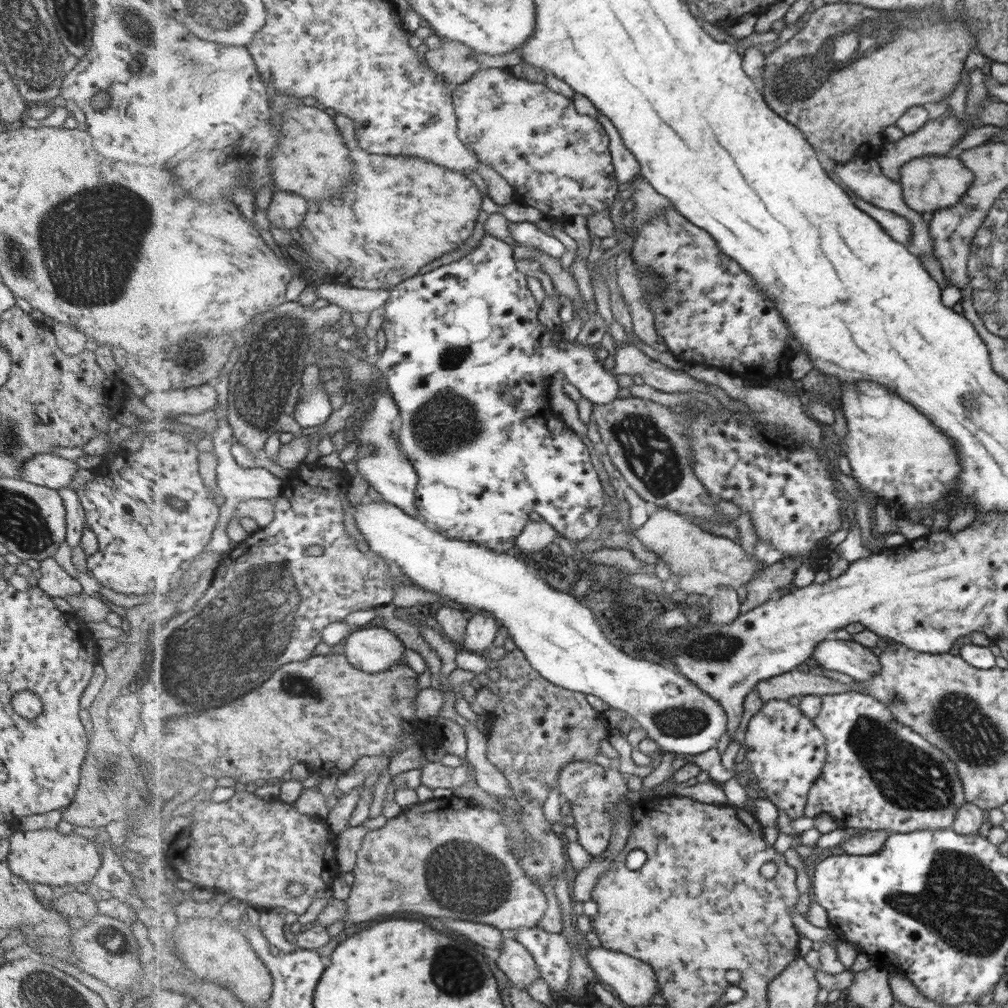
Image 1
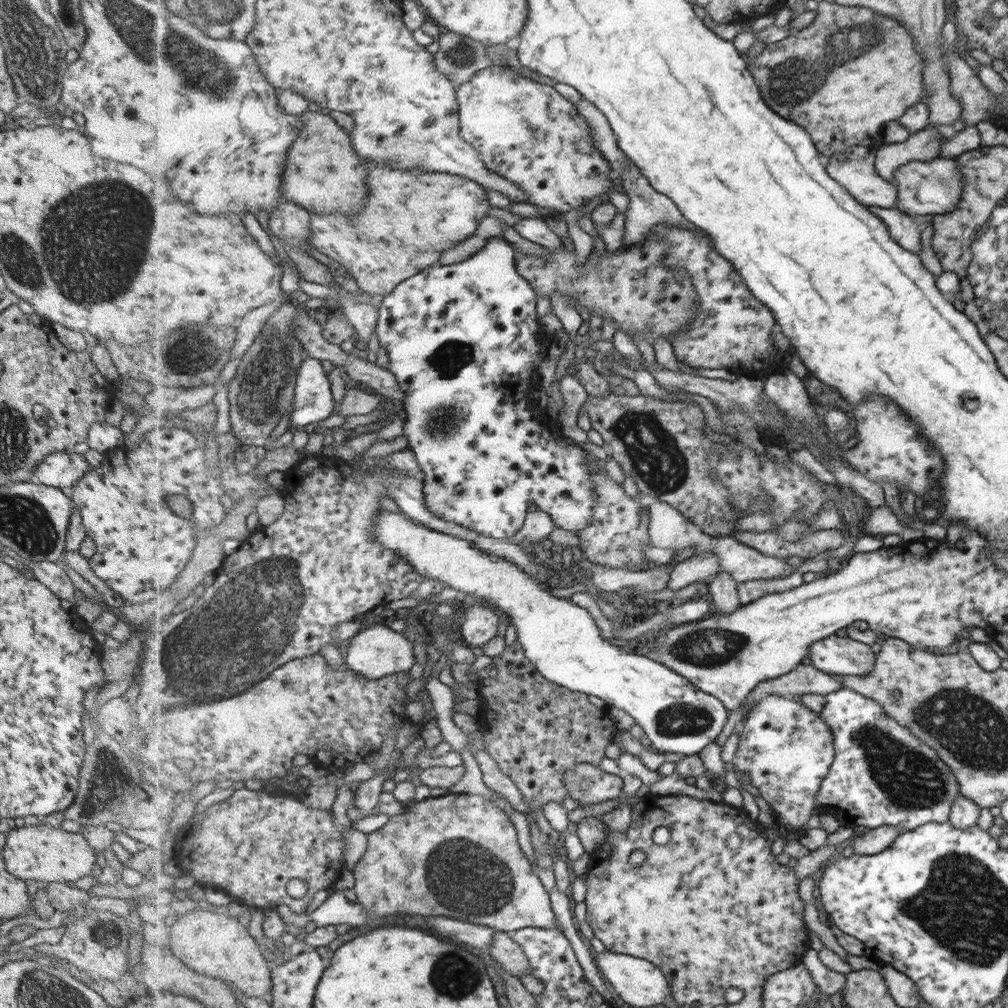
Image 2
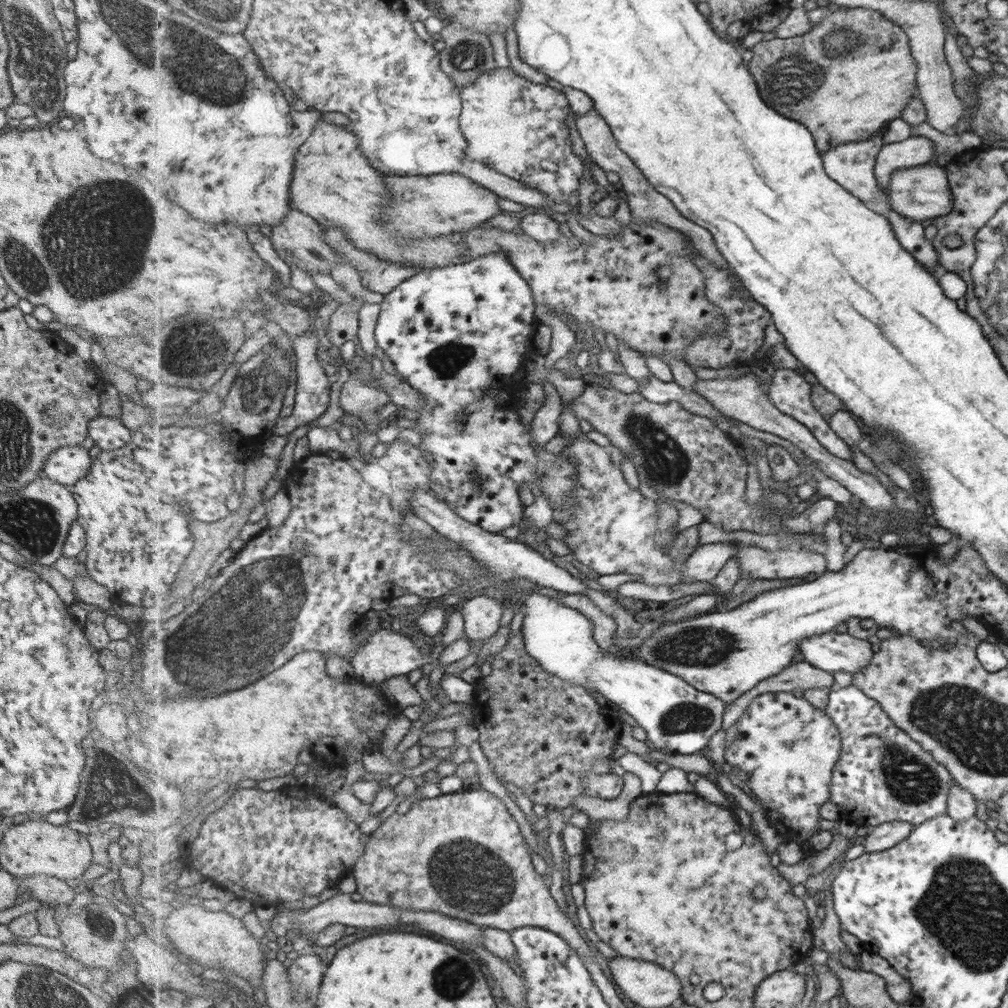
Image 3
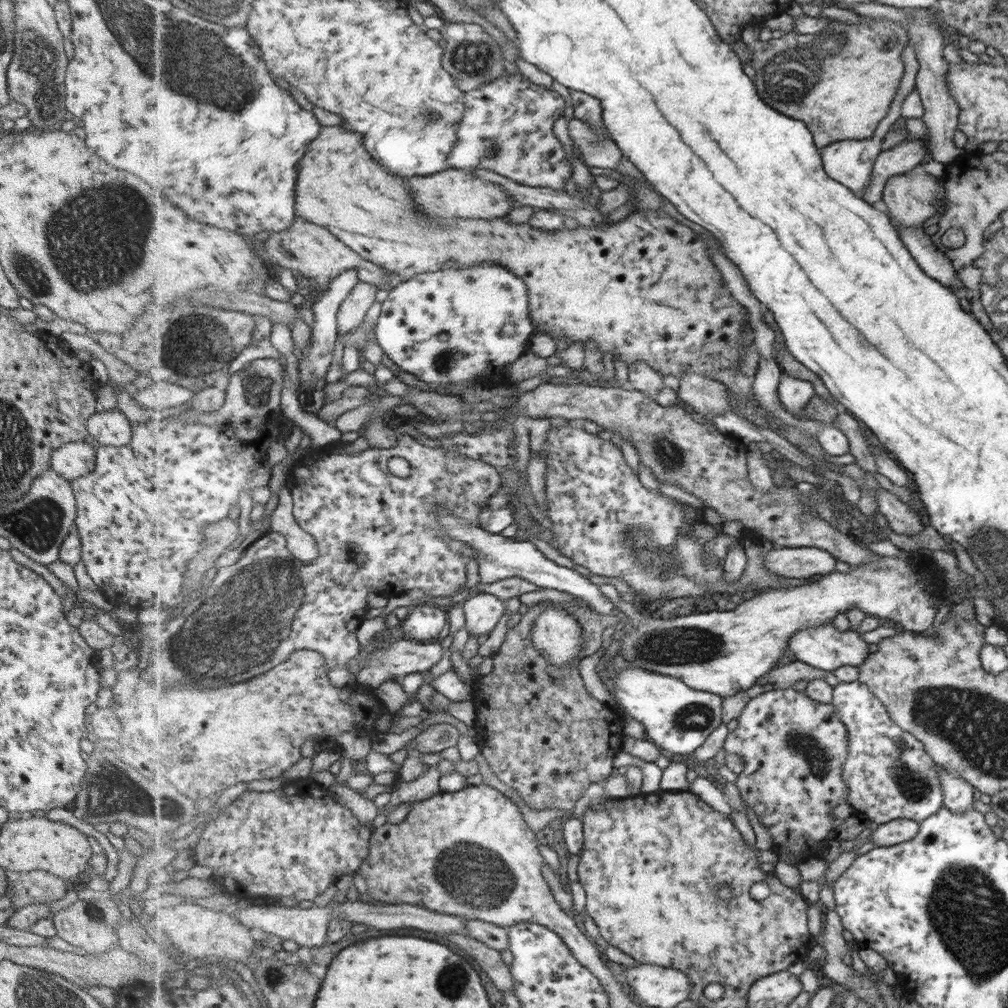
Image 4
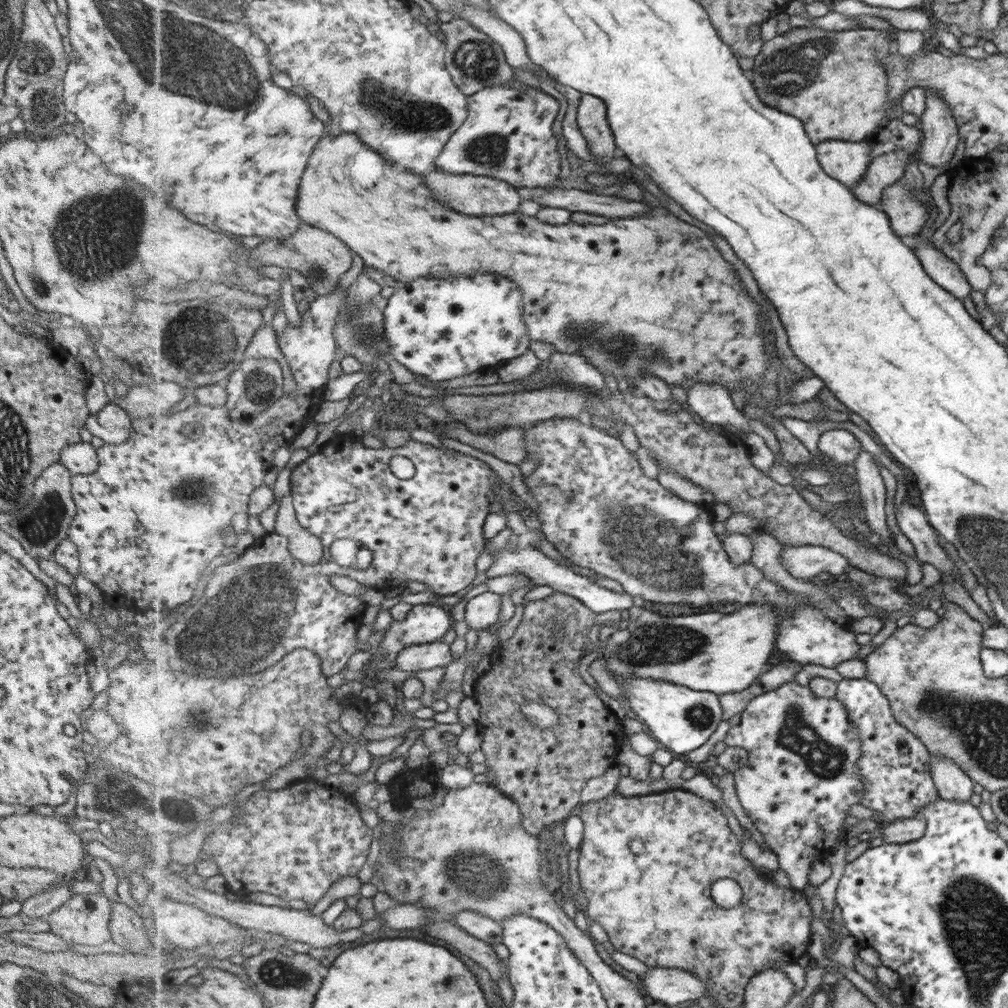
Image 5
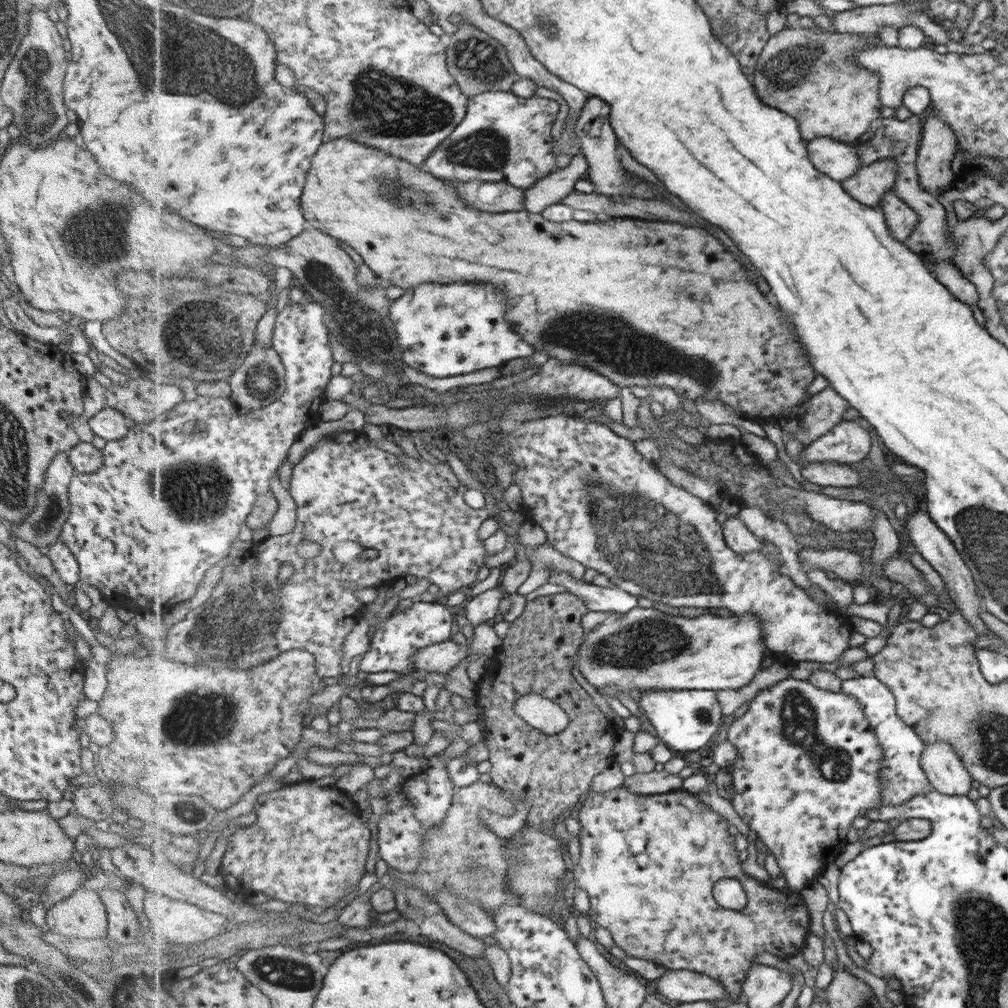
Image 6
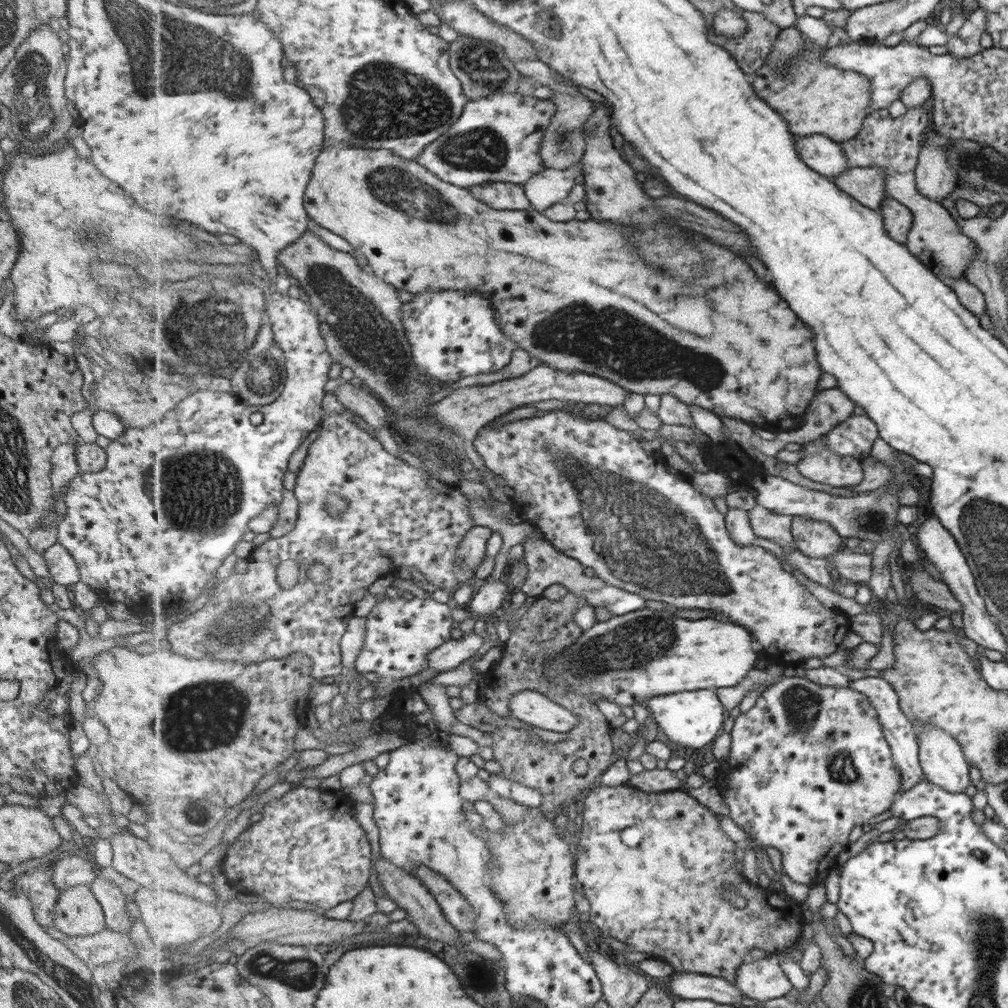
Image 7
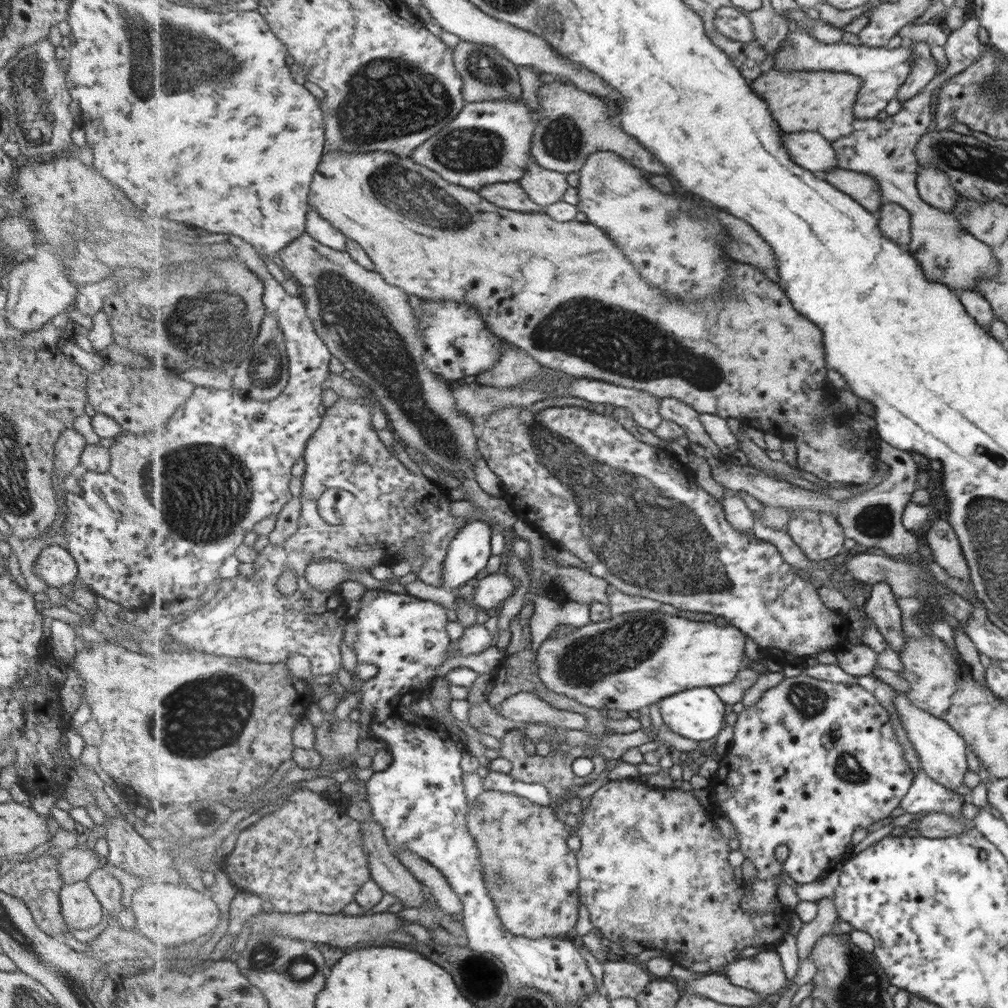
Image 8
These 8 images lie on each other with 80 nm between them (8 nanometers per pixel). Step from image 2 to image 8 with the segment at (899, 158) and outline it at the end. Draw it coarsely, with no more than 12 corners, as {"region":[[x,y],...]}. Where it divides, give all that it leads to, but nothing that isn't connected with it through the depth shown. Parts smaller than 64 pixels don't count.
{"region":[[836,167],[820,177],[877,213],[882,200],[872,176]]}

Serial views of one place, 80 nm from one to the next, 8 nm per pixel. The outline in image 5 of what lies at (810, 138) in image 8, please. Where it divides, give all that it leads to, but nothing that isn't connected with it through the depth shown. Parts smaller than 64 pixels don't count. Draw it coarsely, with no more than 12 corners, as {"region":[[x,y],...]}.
{"region":[[825,140],[823,170],[848,188],[862,179],[871,145]]}

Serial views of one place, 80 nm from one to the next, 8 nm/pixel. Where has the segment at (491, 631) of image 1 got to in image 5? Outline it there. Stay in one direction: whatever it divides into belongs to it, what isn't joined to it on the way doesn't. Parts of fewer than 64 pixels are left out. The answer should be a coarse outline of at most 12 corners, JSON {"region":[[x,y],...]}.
{"region":[[485,591],[465,606],[477,632],[499,622],[501,595]]}

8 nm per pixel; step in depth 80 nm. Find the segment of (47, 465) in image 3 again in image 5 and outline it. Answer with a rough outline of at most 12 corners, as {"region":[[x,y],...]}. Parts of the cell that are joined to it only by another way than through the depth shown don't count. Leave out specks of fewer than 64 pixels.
{"region":[[80,440],[61,449],[57,461],[71,475],[97,468],[96,449]]}

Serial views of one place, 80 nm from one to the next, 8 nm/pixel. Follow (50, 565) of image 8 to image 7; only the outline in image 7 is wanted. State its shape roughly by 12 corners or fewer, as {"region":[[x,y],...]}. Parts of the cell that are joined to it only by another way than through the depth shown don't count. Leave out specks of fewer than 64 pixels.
{"region":[[56,542],[43,550],[52,582],[79,581],[76,563]]}

